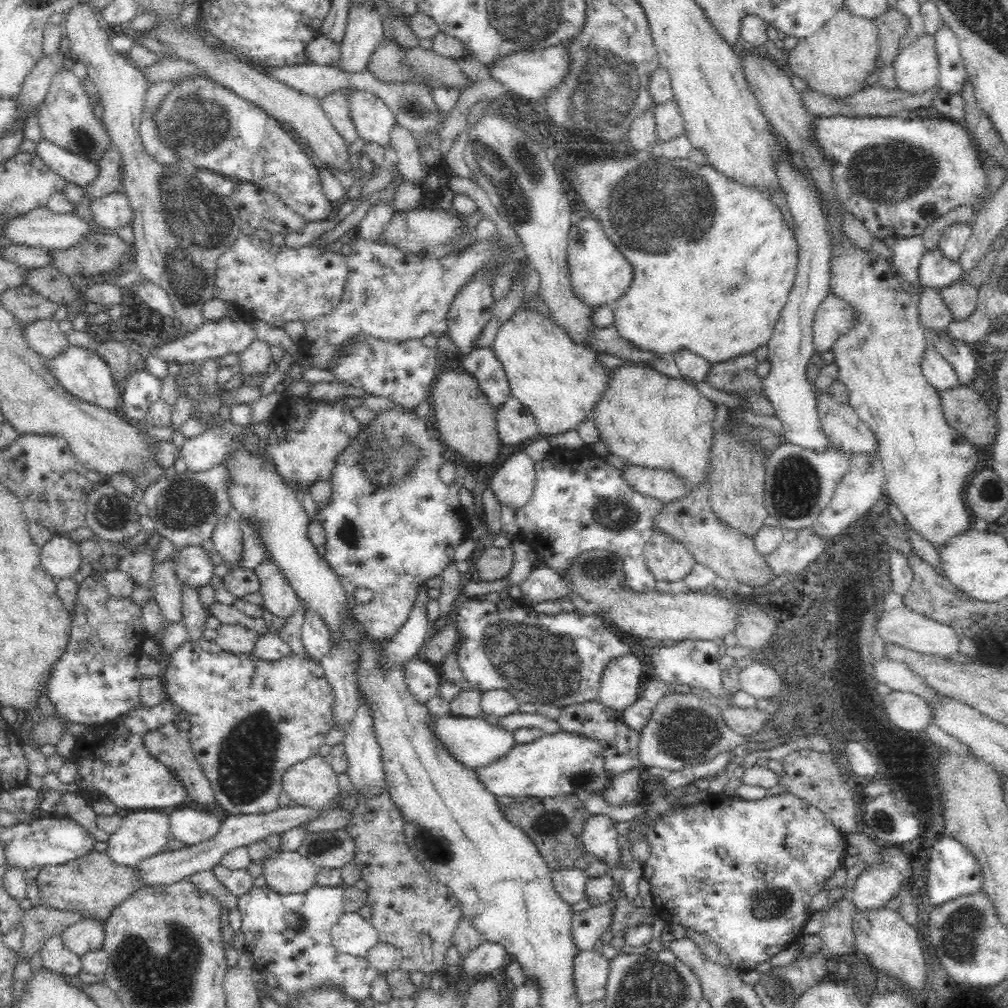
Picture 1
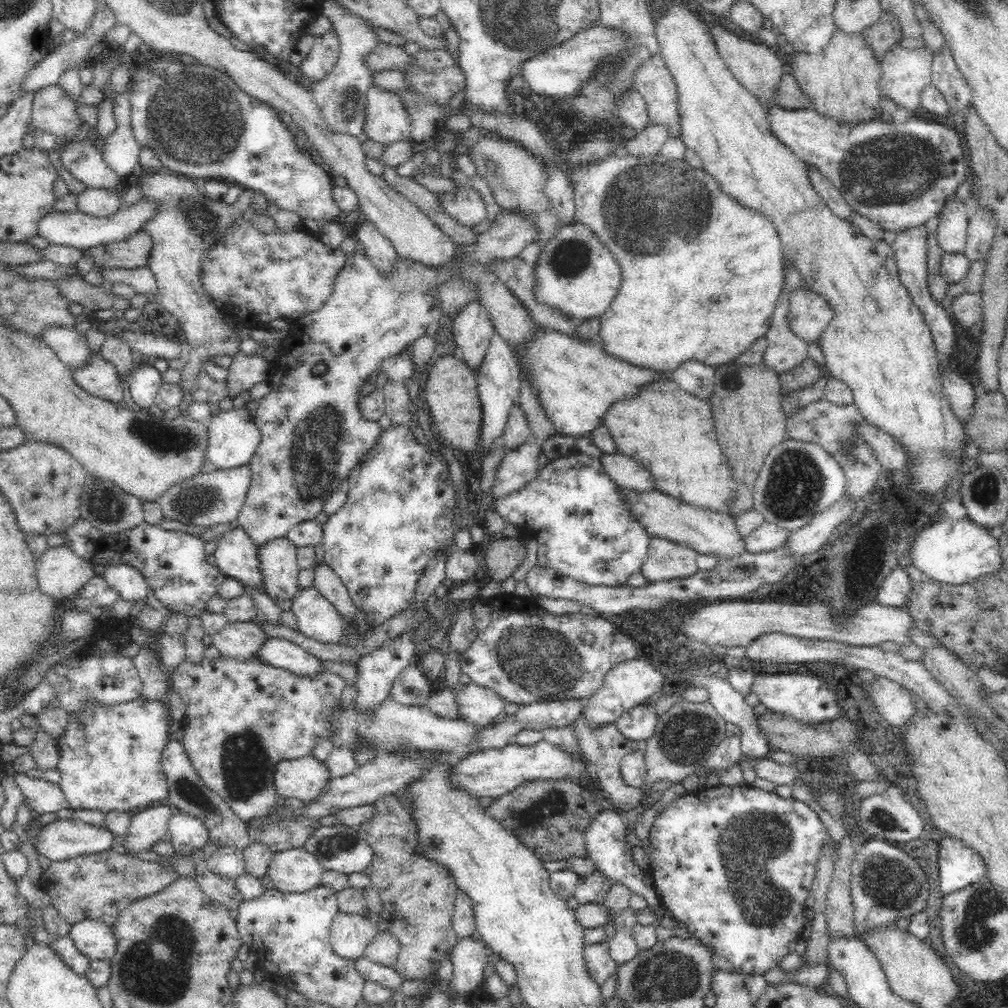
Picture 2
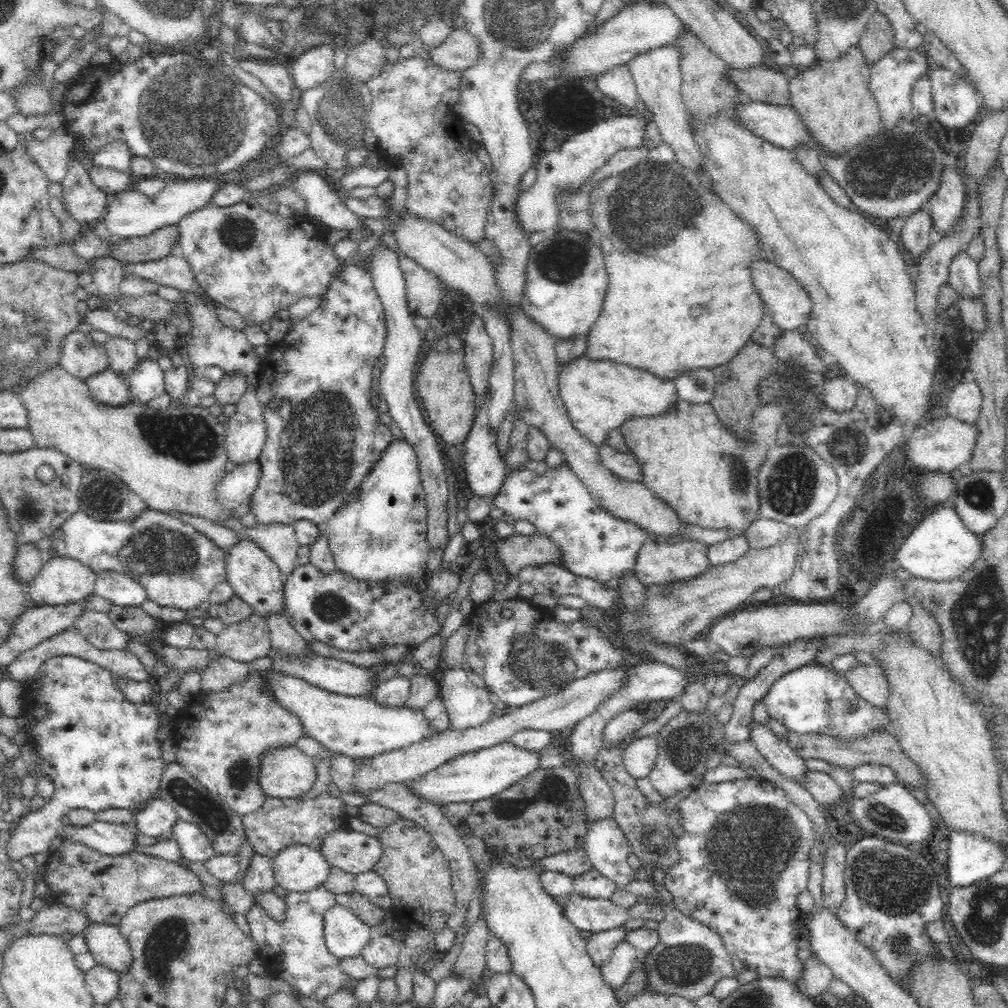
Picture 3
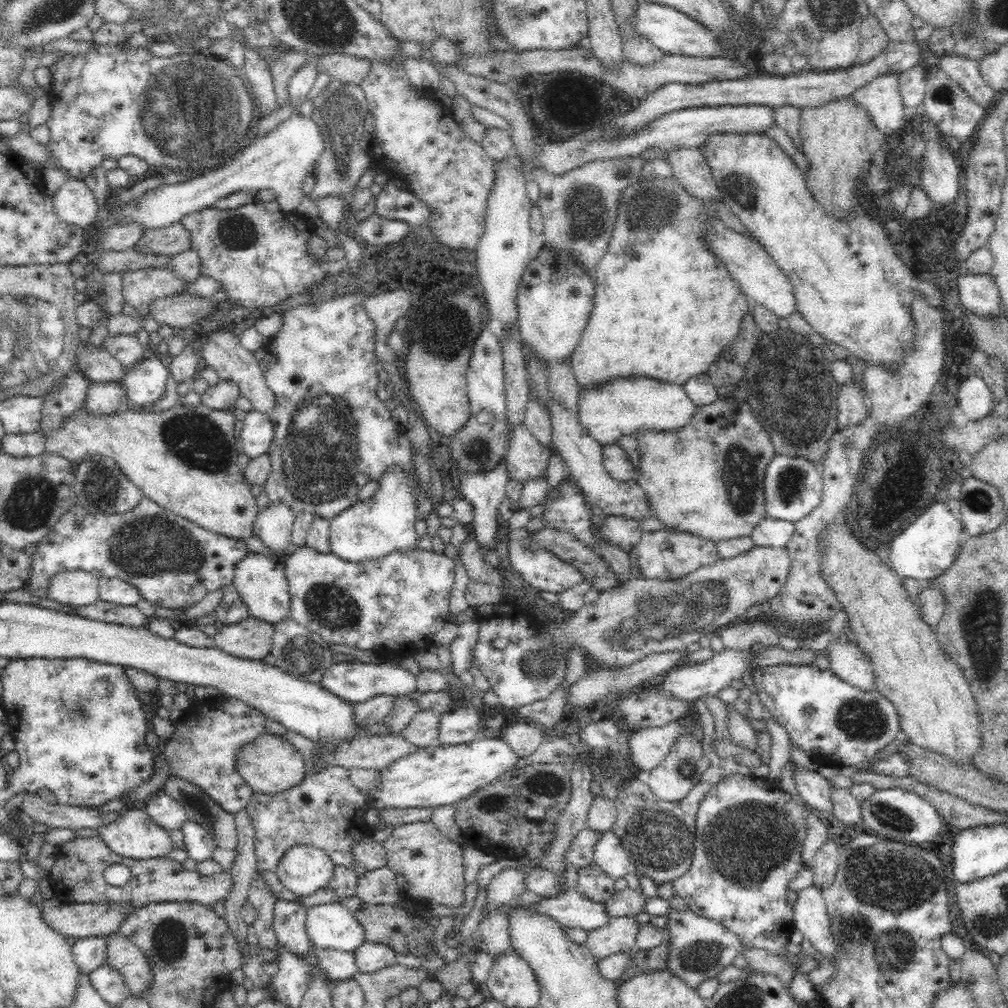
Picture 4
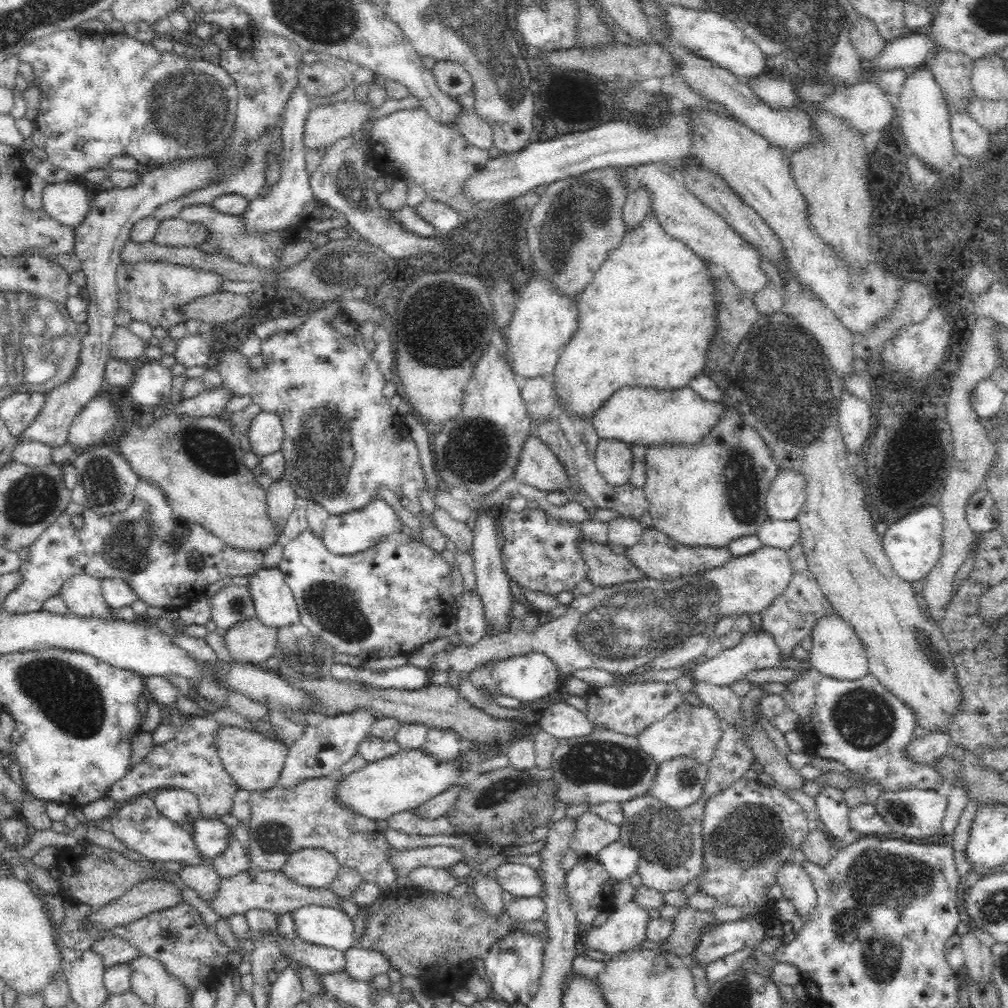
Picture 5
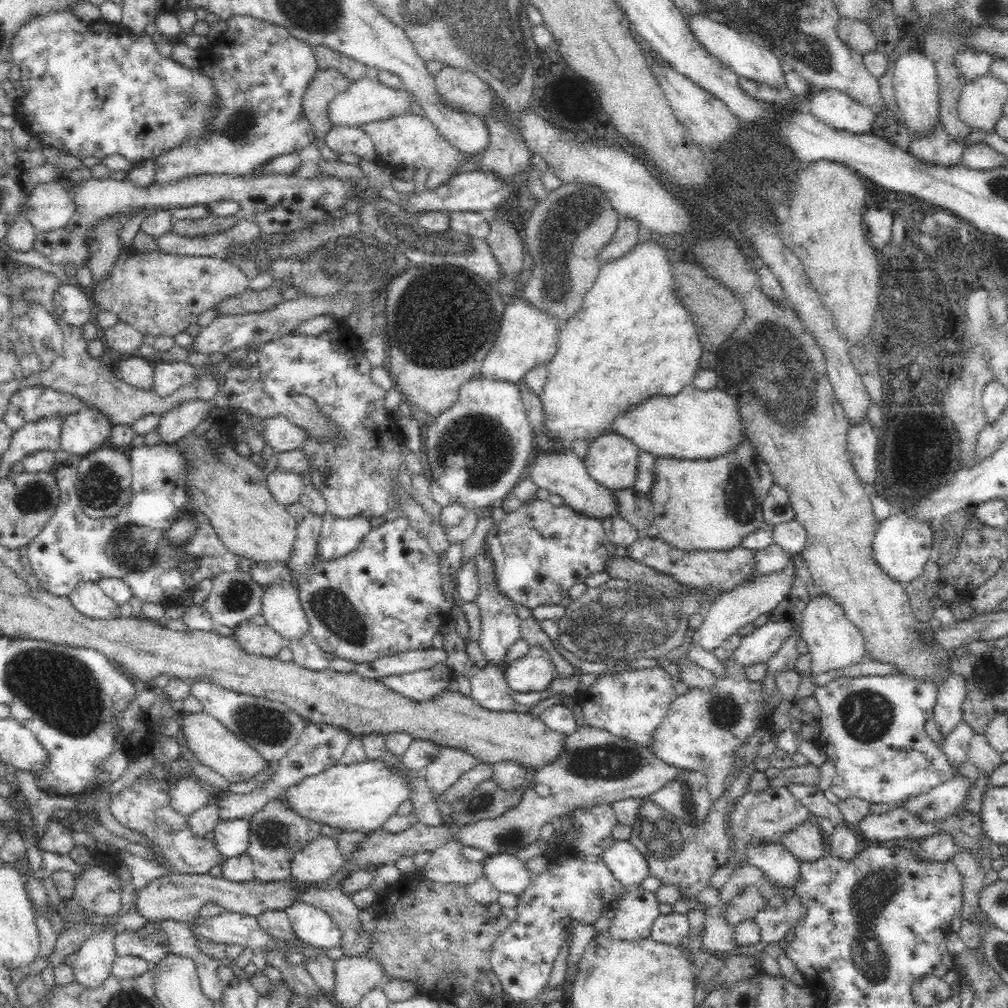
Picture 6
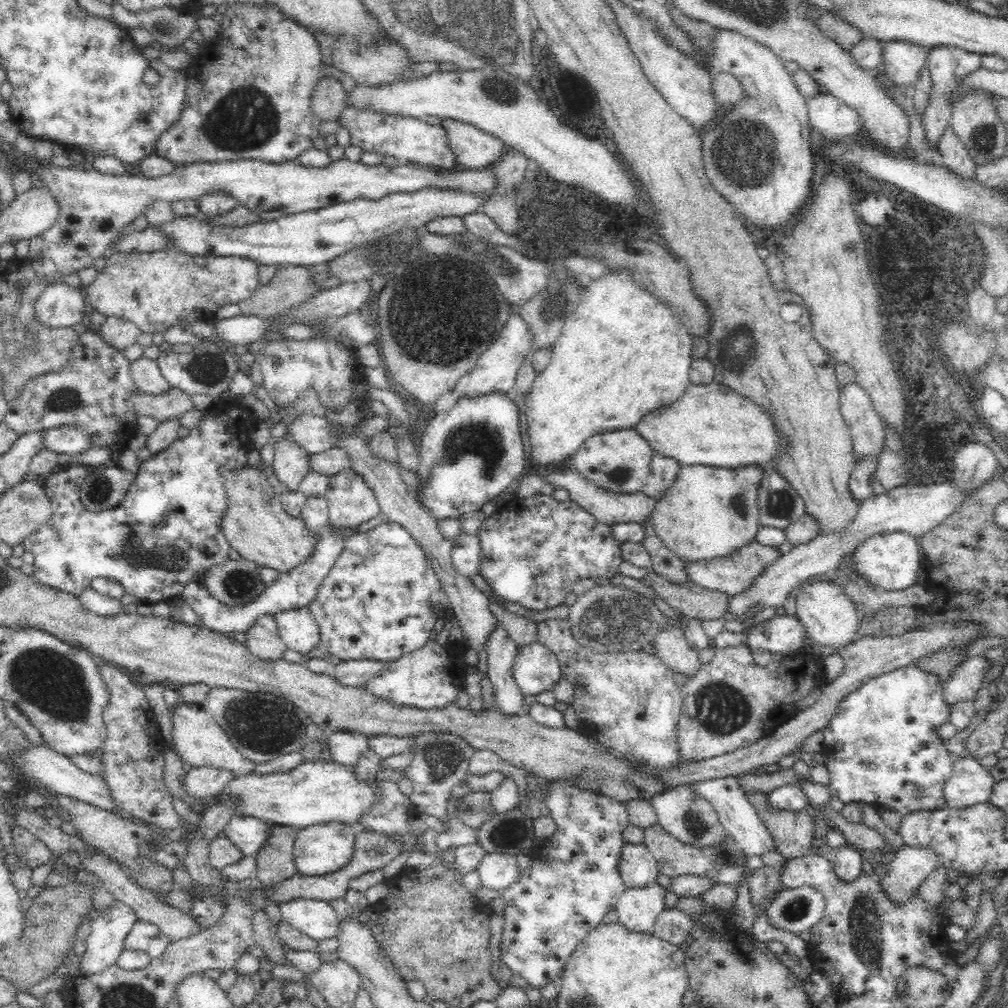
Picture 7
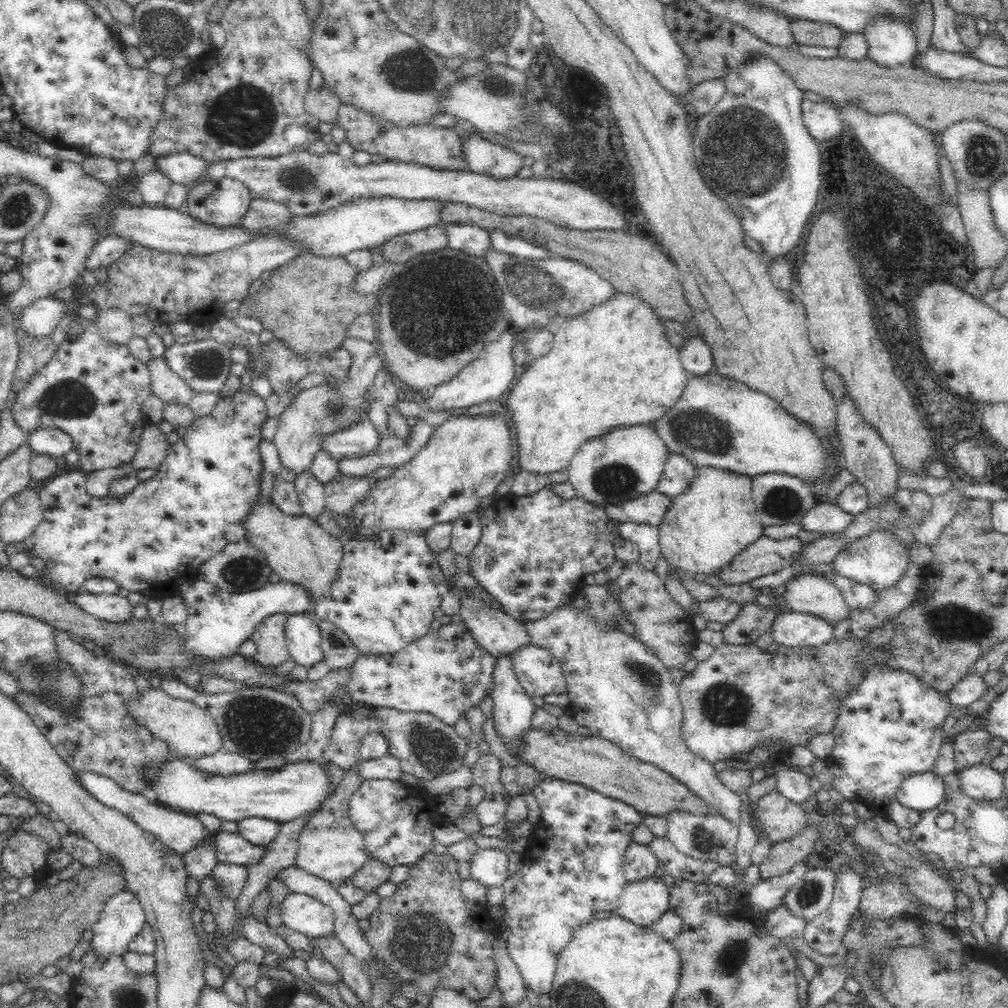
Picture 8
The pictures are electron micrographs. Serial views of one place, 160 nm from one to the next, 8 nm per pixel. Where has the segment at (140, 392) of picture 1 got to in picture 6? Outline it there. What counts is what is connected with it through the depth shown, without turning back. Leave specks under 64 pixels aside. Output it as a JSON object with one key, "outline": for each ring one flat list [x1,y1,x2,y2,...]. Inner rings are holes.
{"outline":[[188,361,153,362,153,386,152,392,158,397,168,397,174,394,178,388,189,383,198,382,200,376,195,376,196,368,188,364]]}

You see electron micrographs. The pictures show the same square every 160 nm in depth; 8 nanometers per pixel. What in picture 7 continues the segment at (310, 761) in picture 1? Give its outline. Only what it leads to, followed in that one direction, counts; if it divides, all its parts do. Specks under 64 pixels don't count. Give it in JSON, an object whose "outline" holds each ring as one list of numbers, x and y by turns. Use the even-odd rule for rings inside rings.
{"outline":[[178,702,171,709,172,732,170,747,191,767,226,769,235,777,252,773,256,763,242,756,232,744,226,731,210,716,199,703]]}

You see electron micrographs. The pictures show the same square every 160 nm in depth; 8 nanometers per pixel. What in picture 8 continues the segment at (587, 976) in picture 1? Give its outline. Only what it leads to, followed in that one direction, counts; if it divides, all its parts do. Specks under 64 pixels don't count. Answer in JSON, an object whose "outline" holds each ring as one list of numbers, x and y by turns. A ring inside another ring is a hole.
{"outline":[[656,875,648,878,648,880,627,883,619,898,619,906,615,913,628,922,640,926,652,927,653,922,658,920,666,910,670,909,669,896,668,886]]}

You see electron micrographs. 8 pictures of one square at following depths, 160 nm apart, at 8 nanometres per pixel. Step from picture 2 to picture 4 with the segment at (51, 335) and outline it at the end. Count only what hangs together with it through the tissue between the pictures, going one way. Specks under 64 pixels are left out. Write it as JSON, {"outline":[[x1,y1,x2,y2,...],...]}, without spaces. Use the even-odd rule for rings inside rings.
{"outline":[[82,343,77,350,73,370,86,375,92,383,120,382,125,368,115,360,104,346,96,347,92,343]]}

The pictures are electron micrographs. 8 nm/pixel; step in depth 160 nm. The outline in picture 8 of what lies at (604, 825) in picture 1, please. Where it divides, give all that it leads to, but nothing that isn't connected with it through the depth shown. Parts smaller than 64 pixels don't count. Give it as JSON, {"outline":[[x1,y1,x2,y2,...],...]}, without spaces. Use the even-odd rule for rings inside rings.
{"outline":[[632,842,624,852,624,874,627,883,648,880,659,868,657,857,647,845]]}

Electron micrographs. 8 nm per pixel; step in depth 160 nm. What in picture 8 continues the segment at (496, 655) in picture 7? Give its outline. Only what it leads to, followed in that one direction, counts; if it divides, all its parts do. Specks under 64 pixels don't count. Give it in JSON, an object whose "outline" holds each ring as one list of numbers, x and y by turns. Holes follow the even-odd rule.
{"outline":[[496,656,496,664,492,670,492,690,491,698,493,699,494,726,502,742,506,744,509,753,512,754,520,742,520,736,528,732,531,726,532,714,534,714,535,705,520,685,518,677,513,669,512,656]]}

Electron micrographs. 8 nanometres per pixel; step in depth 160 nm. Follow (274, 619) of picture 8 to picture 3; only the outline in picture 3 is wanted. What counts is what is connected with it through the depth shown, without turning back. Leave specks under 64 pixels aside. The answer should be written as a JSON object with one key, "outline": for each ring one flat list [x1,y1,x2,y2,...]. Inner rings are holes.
{"outline":[[258,614,240,623,226,625,217,634,216,651,238,662,252,662,269,654,271,634,265,618]]}

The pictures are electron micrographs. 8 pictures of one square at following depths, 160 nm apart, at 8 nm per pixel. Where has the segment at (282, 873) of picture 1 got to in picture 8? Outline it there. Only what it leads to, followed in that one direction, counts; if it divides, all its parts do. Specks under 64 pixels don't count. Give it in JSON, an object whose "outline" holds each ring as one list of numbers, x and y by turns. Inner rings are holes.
{"outline":[[355,767,346,769,343,780,325,800,323,807,306,821,299,837,296,866,316,878,326,880,336,889,349,882,369,860,364,836,356,829,349,814,350,797,359,789,363,780]]}

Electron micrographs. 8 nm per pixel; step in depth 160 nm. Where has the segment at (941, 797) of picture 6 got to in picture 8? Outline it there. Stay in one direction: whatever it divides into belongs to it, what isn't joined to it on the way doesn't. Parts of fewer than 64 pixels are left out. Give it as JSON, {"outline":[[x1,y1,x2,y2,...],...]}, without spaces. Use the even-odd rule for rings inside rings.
{"outline":[[976,764,957,770,962,793,974,800,996,800,1004,797,1004,779,991,766]]}

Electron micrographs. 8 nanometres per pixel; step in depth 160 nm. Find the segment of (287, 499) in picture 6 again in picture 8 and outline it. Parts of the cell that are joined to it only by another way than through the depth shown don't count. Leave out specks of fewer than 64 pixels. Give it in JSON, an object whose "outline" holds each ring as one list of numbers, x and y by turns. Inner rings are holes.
{"outline":[[347,338,342,342,344,349,352,355,352,365,349,368,349,381,340,388,332,390,328,386,316,386,300,391,294,402,278,419,273,443,277,449,281,470,293,472,295,477,302,476,311,467,315,454,320,451,324,436,330,432,350,427,368,415,369,405,364,400,367,390,373,387,376,374,385,369,384,362,377,352,375,343]]}

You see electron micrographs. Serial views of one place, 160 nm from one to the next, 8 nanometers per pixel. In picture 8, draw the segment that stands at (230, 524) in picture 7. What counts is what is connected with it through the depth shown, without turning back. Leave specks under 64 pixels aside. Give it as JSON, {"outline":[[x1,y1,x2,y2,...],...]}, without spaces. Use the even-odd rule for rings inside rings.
{"outline":[[262,494,258,500,254,500,248,508,248,514,240,521,245,529,245,538,252,547,264,553,264,558,268,561,268,566,279,574,279,577,296,584,303,584,304,588,310,593,311,600,314,602,336,580,336,568,340,562,340,556,343,555,343,543,341,540,330,536,326,530,322,529,314,519,302,514,298,516,288,516,284,514,271,499,265,498]]}

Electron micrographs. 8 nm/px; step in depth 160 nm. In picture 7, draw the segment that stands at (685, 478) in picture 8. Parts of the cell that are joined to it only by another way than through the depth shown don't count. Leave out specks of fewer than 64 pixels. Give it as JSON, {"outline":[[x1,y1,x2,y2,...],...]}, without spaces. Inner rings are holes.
{"outline":[[655,452,650,458,647,482,640,488,639,492,642,492,645,498,648,496,656,500,660,499,664,496,664,492,673,486,680,466,678,461]]}

